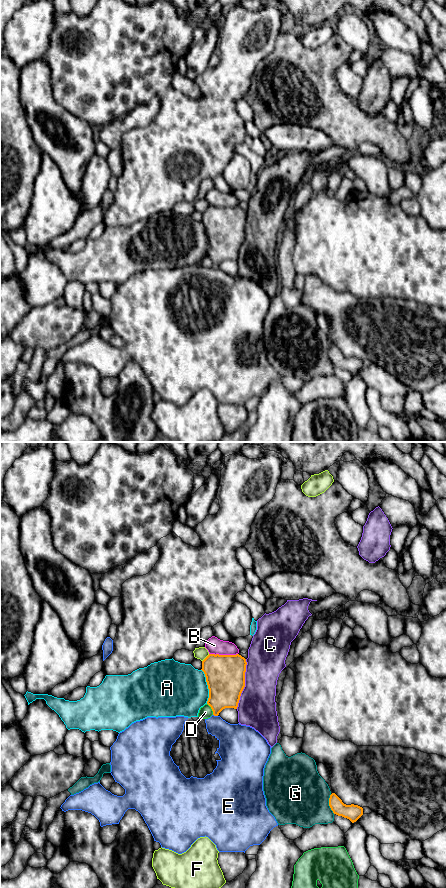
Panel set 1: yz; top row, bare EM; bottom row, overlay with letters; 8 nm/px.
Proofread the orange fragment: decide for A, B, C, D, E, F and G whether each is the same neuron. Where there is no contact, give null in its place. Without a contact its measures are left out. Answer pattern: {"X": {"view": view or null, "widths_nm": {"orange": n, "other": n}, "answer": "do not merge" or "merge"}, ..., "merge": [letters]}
{"A": {"view": "yz", "widths_nm": {"orange": 320, "other": 440}, "answer": "do not merge"}, "B": {"view": "yz", "widths_nm": {"orange": 320, "other": 130}, "answer": "merge"}, "C": {"view": "yz", "widths_nm": {"orange": 320, "other": 300}, "answer": "do not merge"}, "D": {"view": "yz", "widths_nm": {"orange": 300, "other": 110}, "answer": "do not merge"}, "E": {"view": "yz", "widths_nm": {"orange": 280, "other": 260}, "answer": "do not merge"}, "F": {"view": "yz", "widths_nm": {"orange": 320, "other": 100}, "answer": "do not merge"}, "G": {"view": "yz", "widths_nm": {"orange": 130, "other": 460}, "answer": "do not merge"}, "merge": ["B"]}

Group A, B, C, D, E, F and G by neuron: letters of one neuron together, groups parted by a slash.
A / B / C / D / E / F / G

